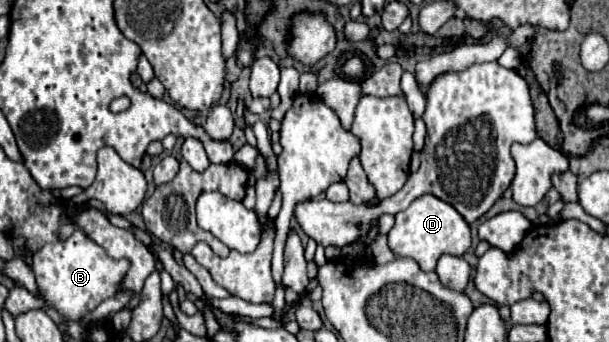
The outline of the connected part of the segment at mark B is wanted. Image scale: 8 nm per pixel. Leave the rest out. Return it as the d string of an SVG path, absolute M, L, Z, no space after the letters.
M75 231L67 241L45 245L33 255L33 273L39 291L49 307L55 307L65 319L79 321L87 311L93 311L101 301L113 297L129 267L129 261L113 261L105 249L87 239L82 231Z

